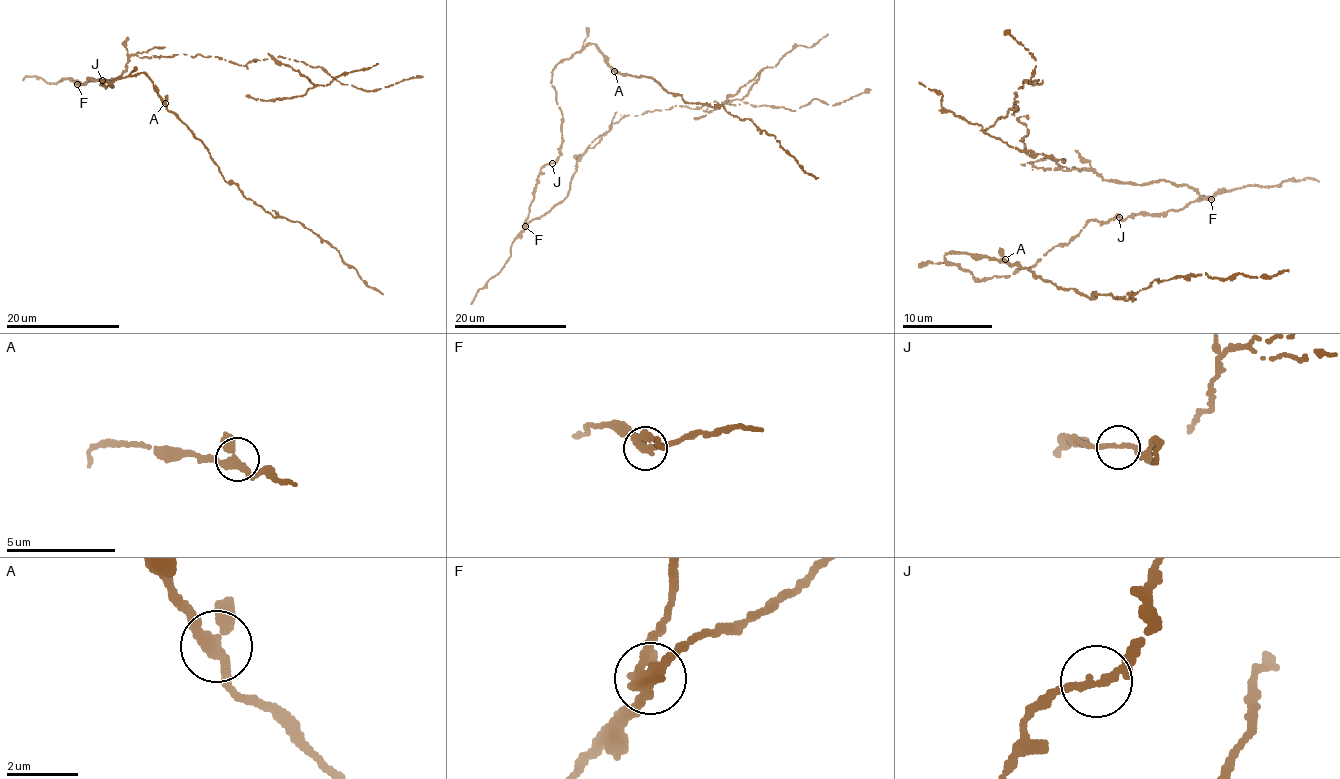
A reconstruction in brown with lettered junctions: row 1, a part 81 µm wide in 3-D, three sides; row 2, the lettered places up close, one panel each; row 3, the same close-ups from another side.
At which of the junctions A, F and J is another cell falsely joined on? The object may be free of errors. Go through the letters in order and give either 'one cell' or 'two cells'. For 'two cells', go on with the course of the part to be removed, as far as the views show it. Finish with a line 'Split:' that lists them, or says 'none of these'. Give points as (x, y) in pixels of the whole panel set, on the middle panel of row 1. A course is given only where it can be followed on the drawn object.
A: one cell
F: two cells | (526, 225), (558, 204), (576, 160), (626, 115), (715, 102), (792, 111), (814, 99), (833, 105), (871, 89)
J: one cell
Split: F

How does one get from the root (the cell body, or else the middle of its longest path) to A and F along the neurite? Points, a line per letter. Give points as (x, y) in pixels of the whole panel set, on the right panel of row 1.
A: (1119, 218), (1089, 221), (1067, 243), (1009, 276), (979, 281), (943, 256), (959, 251), (1005, 259)
F: (1119, 218), (1176, 210), (1192, 201), (1210, 199)

